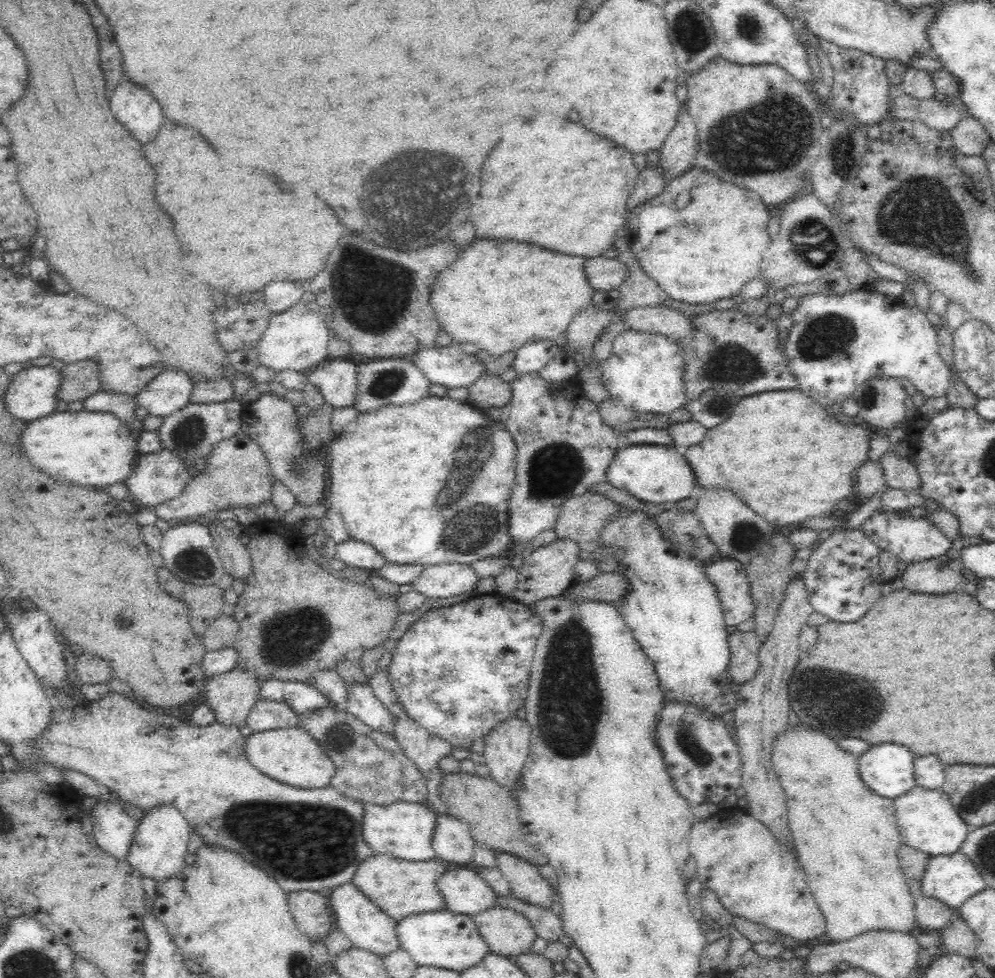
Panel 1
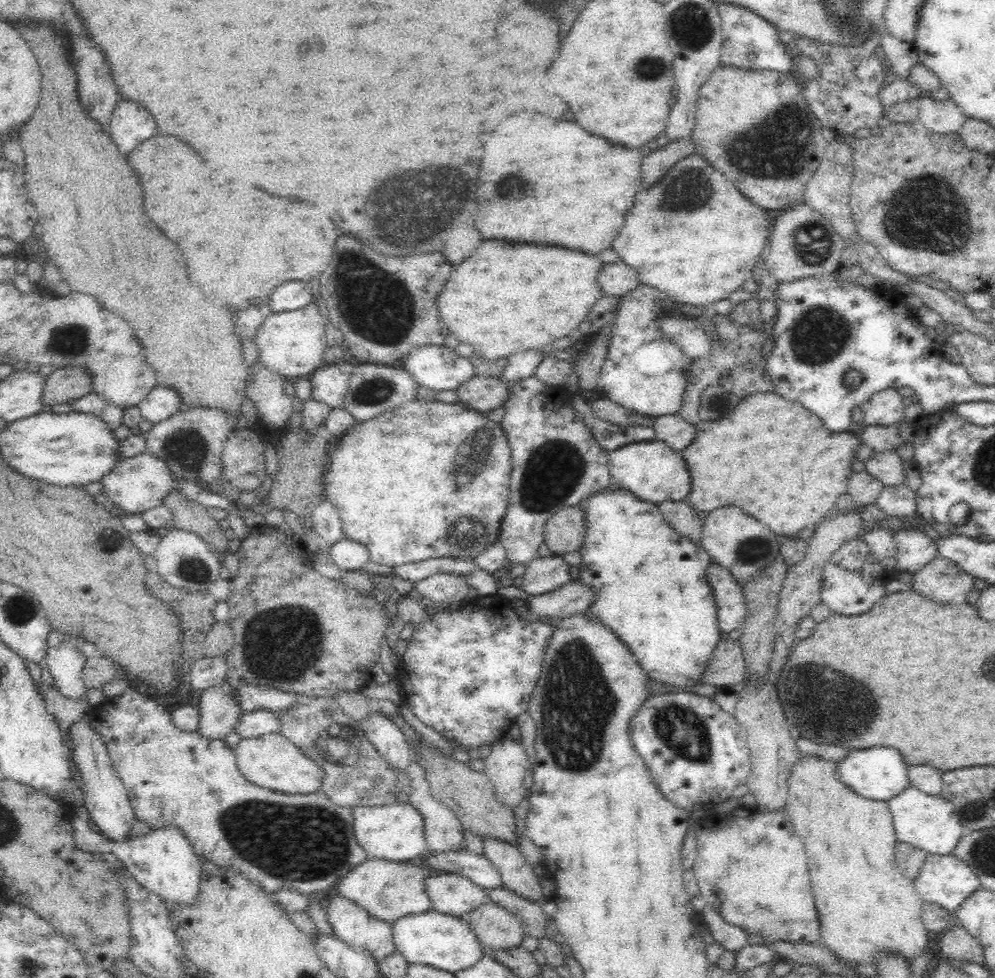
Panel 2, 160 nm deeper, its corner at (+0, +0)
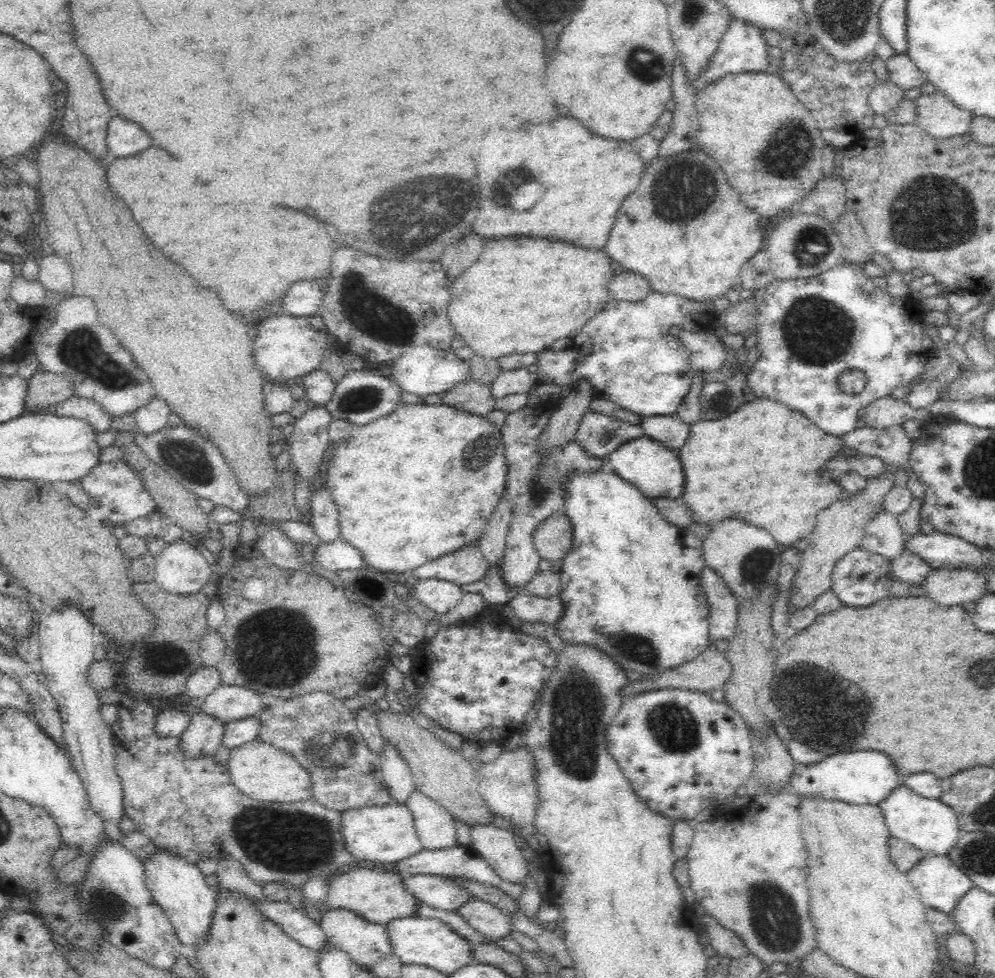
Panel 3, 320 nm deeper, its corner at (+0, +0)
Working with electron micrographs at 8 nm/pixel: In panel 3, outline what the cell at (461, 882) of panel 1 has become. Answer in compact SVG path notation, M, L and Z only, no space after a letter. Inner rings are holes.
M401 875L404 887L420 903L450 912L458 910L470 895L460 885L438 875Z

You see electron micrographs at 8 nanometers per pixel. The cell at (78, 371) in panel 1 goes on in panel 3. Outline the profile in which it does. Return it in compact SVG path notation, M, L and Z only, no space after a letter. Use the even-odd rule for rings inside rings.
M36 372L26 381L24 413L40 413L47 406L58 405L75 395L74 386L63 374Z

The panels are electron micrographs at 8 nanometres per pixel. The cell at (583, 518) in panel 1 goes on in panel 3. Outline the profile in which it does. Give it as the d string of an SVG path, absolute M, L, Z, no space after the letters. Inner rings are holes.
M555 512L544 518L536 525L532 543L541 559L551 563L562 561L572 548L572 523L568 516Z

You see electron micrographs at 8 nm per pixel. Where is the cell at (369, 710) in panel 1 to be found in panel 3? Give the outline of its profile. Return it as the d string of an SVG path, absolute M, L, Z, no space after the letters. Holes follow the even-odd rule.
M390 744L386 745L379 756L379 762L382 765L383 782L388 789L389 800L405 805L408 797L415 791L414 778L408 764Z

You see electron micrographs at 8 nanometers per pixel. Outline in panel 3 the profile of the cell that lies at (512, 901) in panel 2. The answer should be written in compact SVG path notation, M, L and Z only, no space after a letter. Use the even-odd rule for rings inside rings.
M444 876L446 879L460 885L464 888L464 891L470 895L470 898L484 901L493 904L496 908L499 908L503 913L507 915L515 912L515 904L517 903L515 897L511 897L508 893L505 893L502 889L491 884L482 884L477 880L470 880L463 876Z

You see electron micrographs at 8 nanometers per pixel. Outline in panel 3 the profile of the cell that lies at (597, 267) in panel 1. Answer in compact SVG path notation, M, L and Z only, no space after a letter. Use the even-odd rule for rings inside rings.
M622 271L612 277L607 288L613 300L620 302L642 302L652 292L650 283L643 276Z

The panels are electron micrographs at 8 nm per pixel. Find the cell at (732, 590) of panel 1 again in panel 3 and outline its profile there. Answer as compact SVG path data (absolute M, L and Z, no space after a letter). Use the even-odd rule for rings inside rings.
M710 567L701 570L700 586L708 603L709 637L729 641L736 632L738 620L738 602L734 593Z

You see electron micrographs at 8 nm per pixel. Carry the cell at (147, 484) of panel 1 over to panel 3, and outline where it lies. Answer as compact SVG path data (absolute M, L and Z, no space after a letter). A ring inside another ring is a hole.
M124 461L98 463L86 476L72 483L80 485L88 493L88 497L92 500L92 514L101 521L114 526L120 526L129 520L144 518L157 510L154 499L144 488L143 480L136 473L136 469L132 469ZM93 505L97 506L93 507Z

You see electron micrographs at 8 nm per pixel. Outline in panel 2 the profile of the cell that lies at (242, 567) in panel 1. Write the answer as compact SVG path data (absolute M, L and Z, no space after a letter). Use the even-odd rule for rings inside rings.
M170 490L162 498L161 504L171 511L176 529L197 534L213 553L228 552L228 539L224 536L224 529L216 519L212 518L207 508L186 498L186 495L179 490Z

